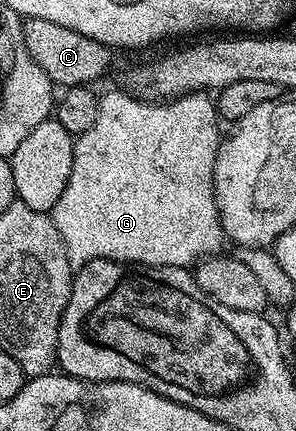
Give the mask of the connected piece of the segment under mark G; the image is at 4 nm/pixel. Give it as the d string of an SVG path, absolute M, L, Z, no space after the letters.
M116 88L99 99L99 115L93 128L89 132L78 135L75 138L75 155L73 156L73 172L69 176L69 184L65 184L65 192L61 192L61 200L57 200L53 217L57 232L61 232L61 240L67 249L69 260L81 267L94 258L108 258L114 262L138 264L143 268L156 268L155 266L188 266L194 267L204 258L214 258L225 243L223 225L219 219L219 209L215 203L215 157L219 154L220 119L217 117L217 106L212 95L207 92L183 94L180 98L172 98L170 101L145 102L141 98L135 98L131 94Z

